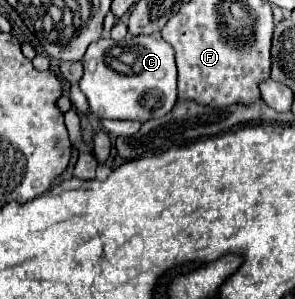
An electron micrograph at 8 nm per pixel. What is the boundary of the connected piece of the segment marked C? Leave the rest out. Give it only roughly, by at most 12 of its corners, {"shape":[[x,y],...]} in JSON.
{"shape":[[99,39],[81,91],[99,119],[149,121],[177,101],[173,47]]}

